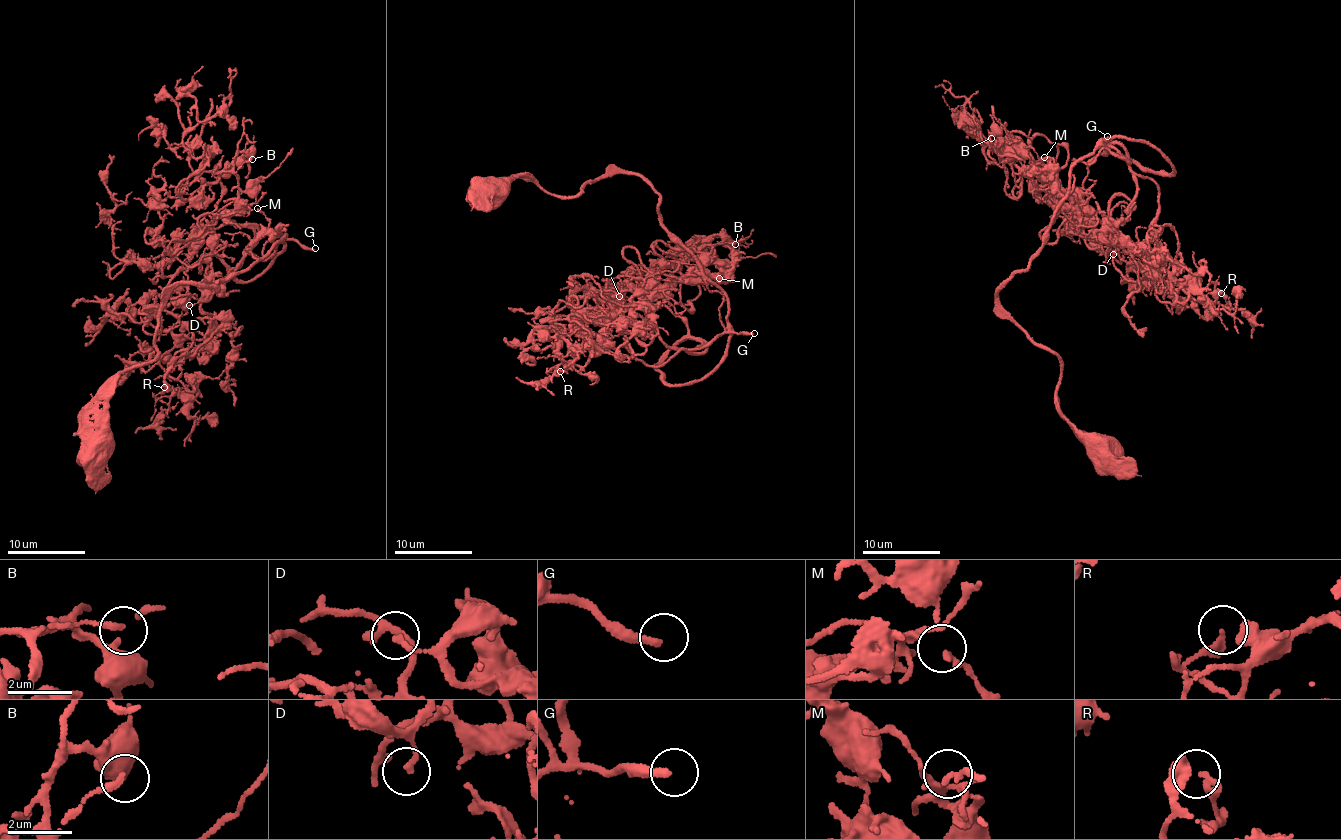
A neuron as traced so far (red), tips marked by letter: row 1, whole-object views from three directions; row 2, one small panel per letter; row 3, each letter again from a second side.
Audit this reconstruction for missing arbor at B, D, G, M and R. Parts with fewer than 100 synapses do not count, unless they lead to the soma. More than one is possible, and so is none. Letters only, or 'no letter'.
G

